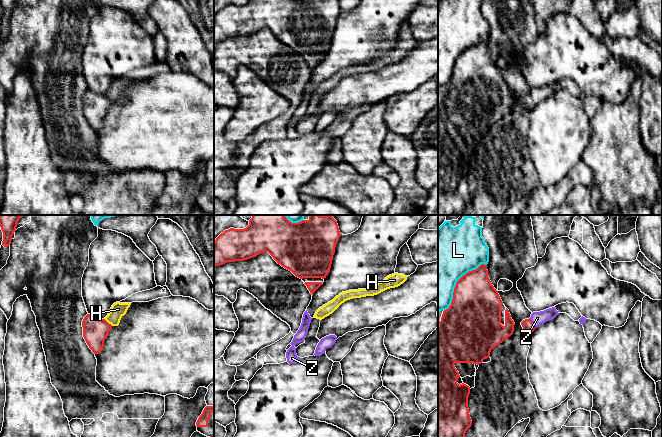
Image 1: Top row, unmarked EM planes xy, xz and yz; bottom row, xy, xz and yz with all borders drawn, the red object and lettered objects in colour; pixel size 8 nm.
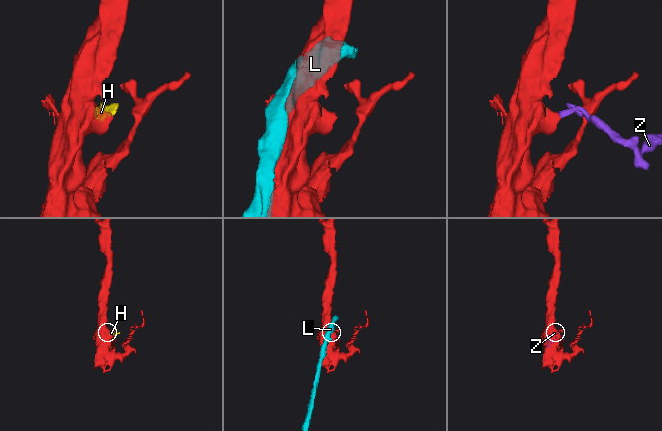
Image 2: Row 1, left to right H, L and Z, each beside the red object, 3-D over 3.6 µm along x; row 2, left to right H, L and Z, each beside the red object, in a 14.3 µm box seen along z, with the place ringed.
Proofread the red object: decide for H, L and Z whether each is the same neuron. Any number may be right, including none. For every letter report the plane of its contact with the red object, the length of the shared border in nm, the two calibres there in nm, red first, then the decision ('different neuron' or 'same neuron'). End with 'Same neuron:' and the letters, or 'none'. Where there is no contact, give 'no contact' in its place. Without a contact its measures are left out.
H: contact in xy; length 90 nm; calibres 200 and 120 nm; different neuron
L: contact in yz; length 500 nm; calibres 400 and 480 nm; different neuron
Z: contact in yz; length 100 nm; calibres 100 and 110 nm; same neuron
Same neuron: Z

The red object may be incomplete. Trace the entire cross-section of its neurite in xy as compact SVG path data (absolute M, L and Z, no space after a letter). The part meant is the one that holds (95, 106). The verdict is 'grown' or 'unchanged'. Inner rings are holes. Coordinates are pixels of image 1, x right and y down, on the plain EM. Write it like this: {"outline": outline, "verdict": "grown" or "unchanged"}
{"outline": "M87 90L83 97L83 113L94 130L100 130L112 101L105 95Z", "verdict": "unchanged"}

